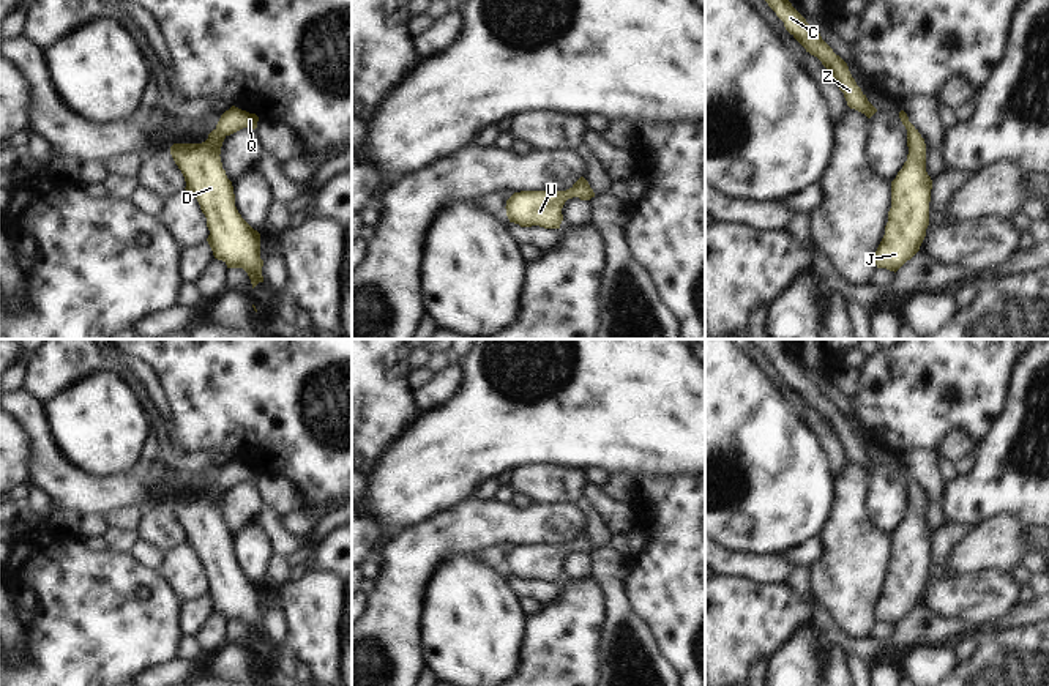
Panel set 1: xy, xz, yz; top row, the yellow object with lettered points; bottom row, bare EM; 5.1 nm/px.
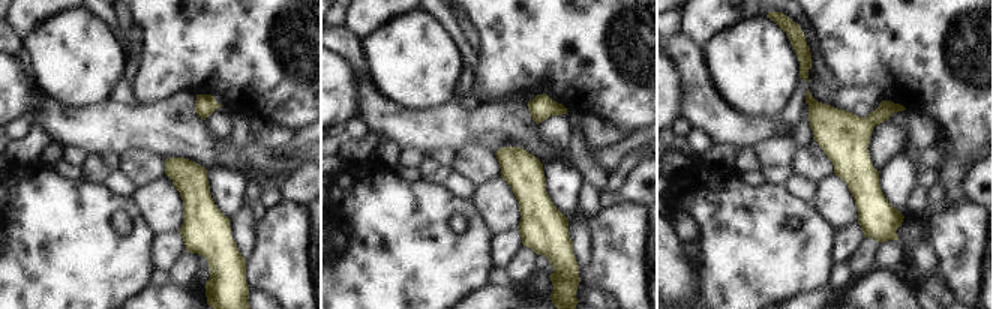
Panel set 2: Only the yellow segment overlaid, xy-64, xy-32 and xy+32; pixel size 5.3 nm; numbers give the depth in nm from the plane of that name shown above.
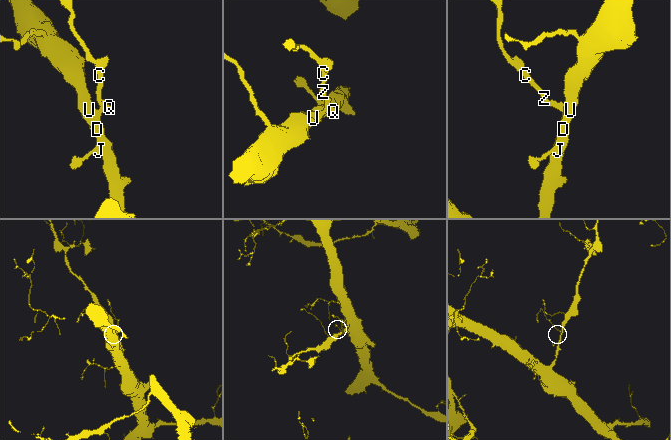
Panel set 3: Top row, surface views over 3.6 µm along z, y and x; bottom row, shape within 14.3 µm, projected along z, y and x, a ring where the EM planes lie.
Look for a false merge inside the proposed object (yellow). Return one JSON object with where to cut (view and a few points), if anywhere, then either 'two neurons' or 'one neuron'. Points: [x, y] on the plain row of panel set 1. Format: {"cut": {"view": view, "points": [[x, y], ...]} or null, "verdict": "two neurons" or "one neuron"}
{"cut": null, "verdict": "one neuron"}

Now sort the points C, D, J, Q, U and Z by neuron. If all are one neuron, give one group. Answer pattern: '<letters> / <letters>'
C D J Q U Z

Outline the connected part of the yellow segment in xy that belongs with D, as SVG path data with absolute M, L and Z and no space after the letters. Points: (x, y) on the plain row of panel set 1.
M232 459L202 497L174 497L170 508L181 524L186 544L199 555L207 571L207 591L215 612L227 621L243 621L252 642L263 636L260 612L260 587L238 566L232 535L221 516L221 500L227 489L257 481L259 470Z

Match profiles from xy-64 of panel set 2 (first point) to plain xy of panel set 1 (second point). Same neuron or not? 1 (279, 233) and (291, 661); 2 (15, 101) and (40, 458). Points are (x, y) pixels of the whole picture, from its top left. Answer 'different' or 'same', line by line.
1: different
2: different

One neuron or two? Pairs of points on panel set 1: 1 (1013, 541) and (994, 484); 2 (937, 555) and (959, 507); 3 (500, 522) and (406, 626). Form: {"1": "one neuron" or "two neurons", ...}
{"1": "two neurons", "2": "two neurons", "3": "one neuron"}

